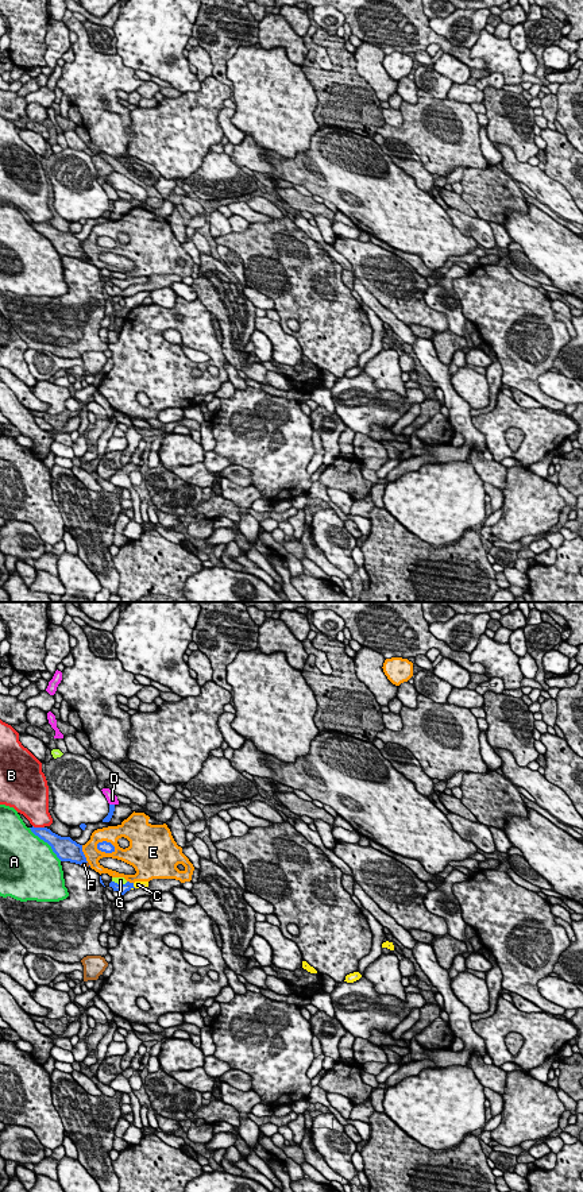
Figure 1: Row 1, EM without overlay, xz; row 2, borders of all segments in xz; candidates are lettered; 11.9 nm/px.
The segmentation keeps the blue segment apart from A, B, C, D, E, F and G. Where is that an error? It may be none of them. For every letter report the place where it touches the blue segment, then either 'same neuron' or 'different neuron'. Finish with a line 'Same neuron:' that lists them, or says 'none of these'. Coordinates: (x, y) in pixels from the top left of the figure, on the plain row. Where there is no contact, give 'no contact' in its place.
A: xz (46, 236) | different neuron
B: xz (38, 223) | different neuron
C: xz (132, 281) | same neuron
D: xz (112, 200) | different neuron
E: xz (104, 246) | different neuron
F: xz (82, 257) | different neuron
G: xz (120, 280) | different neuron
Same neuron: C

